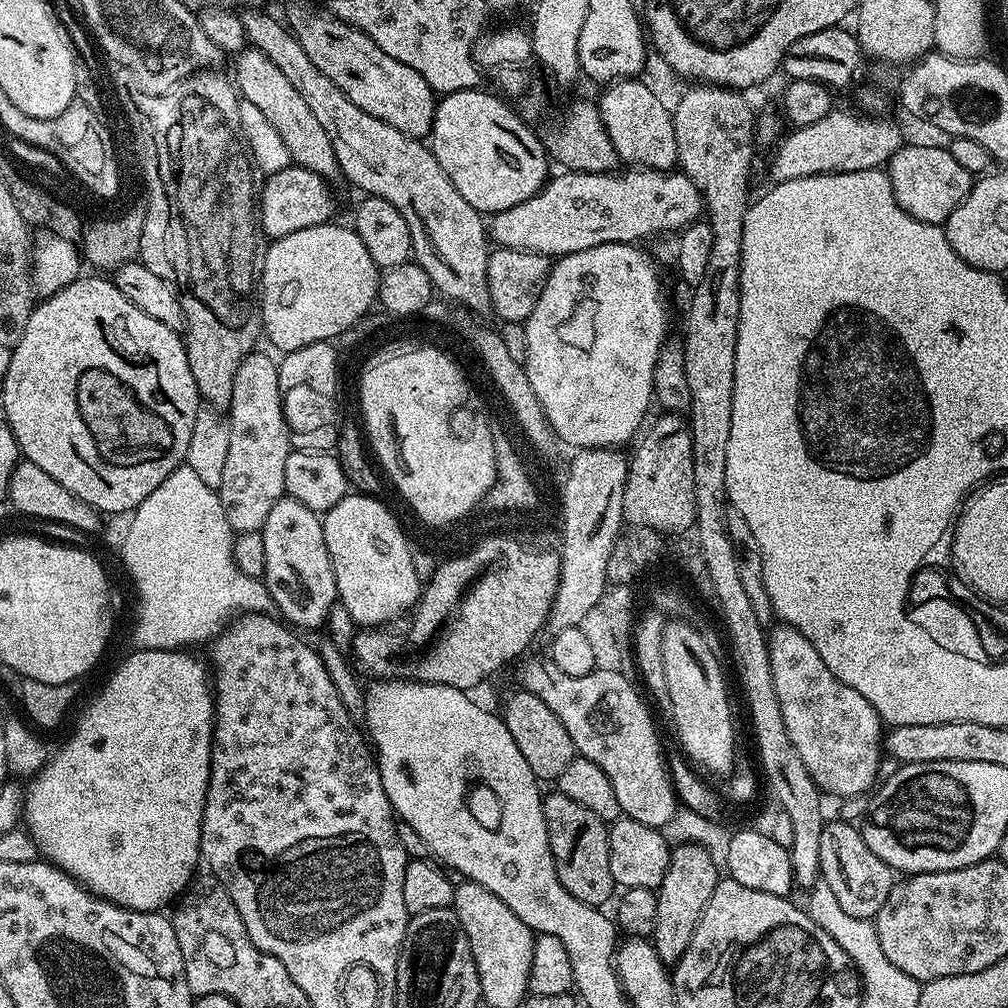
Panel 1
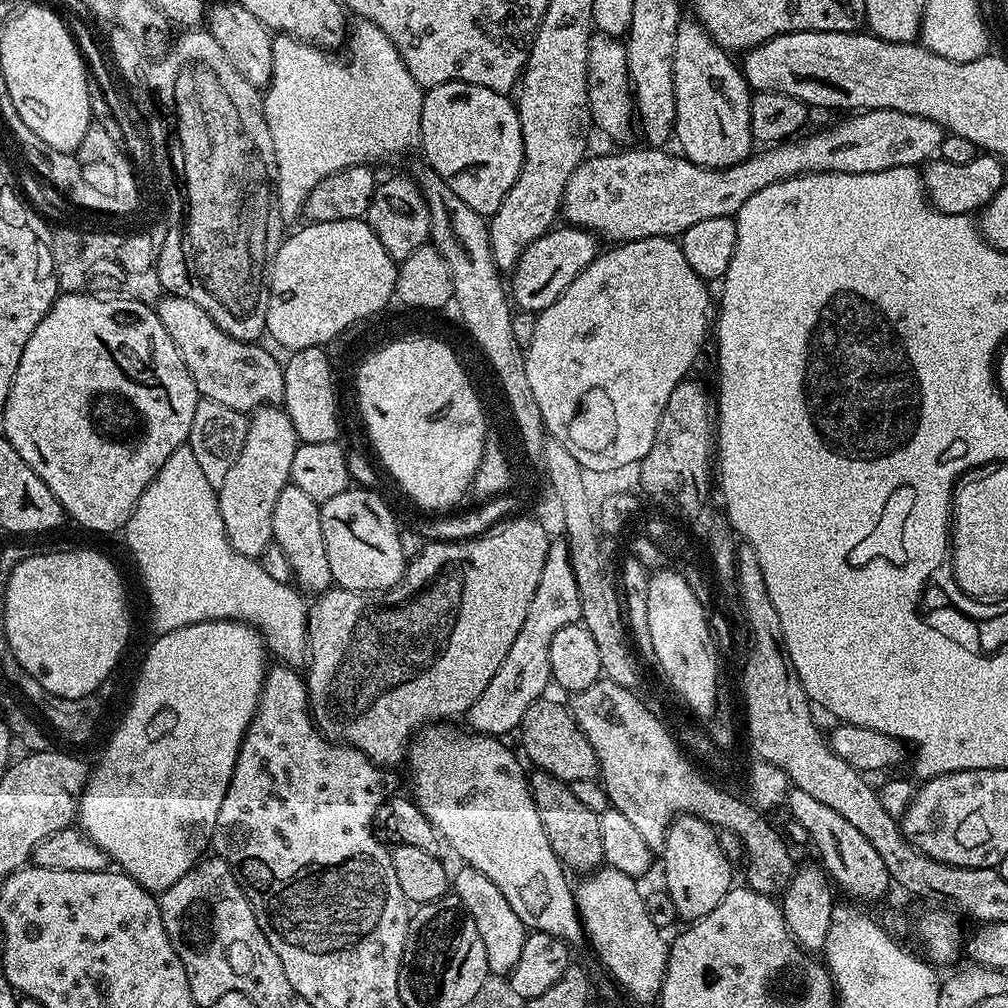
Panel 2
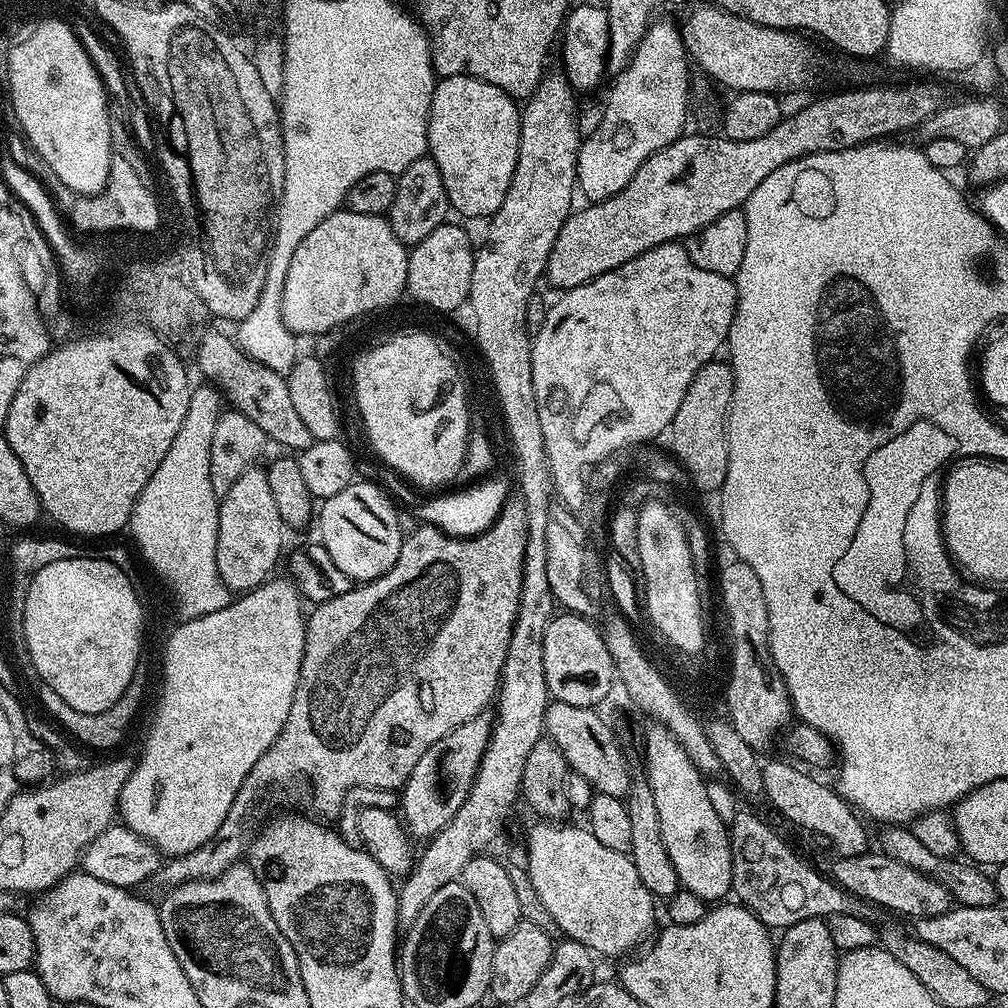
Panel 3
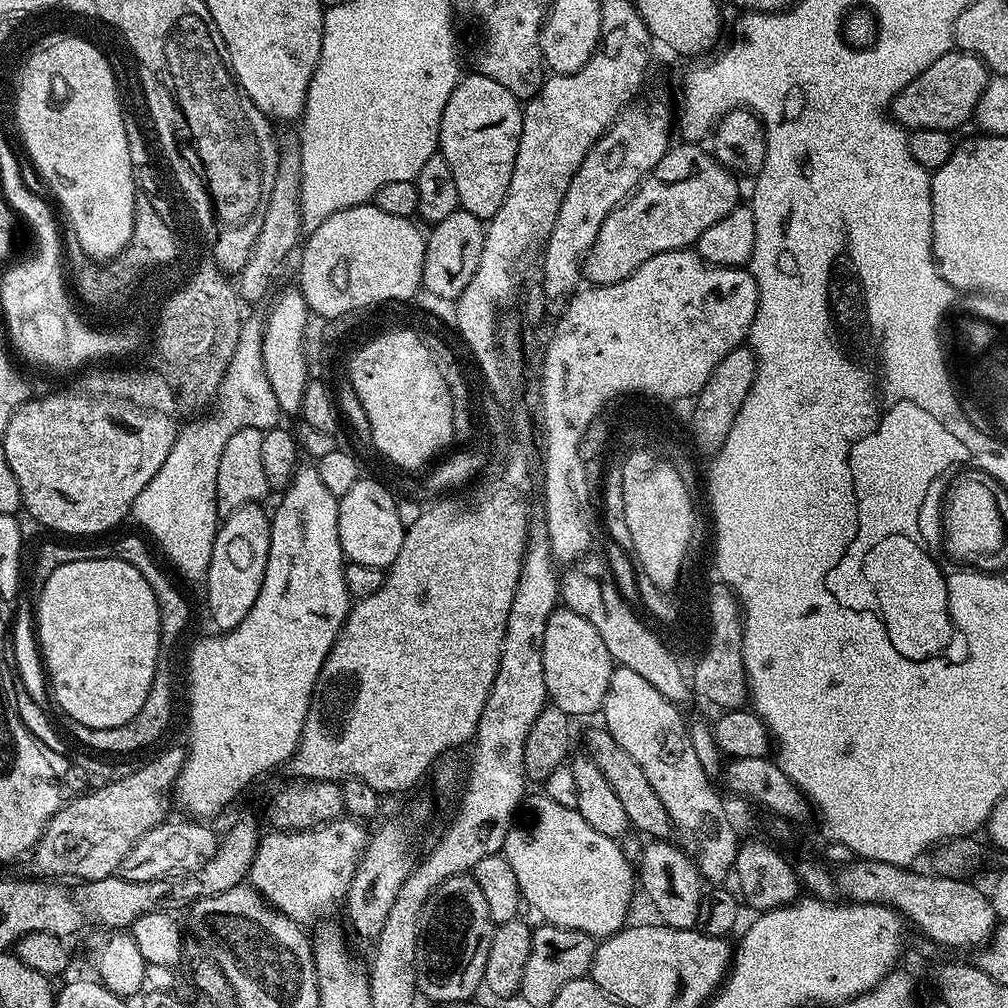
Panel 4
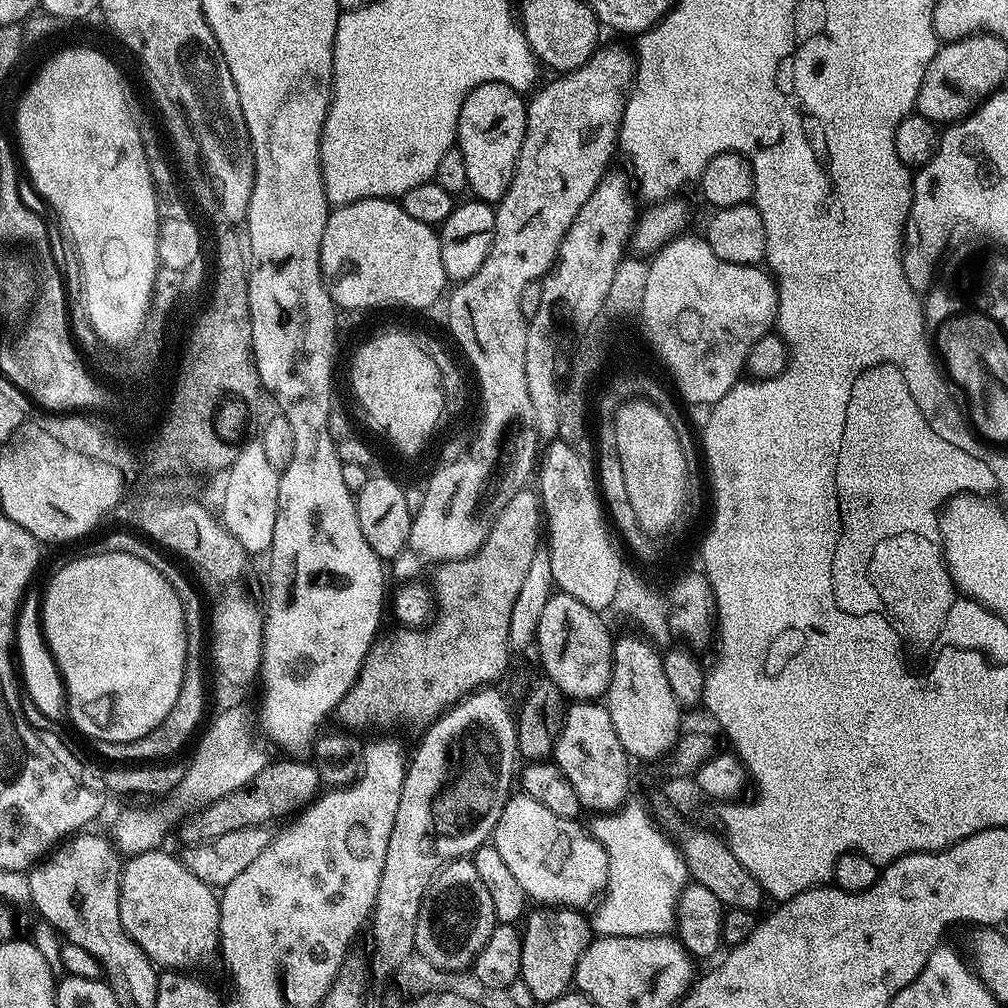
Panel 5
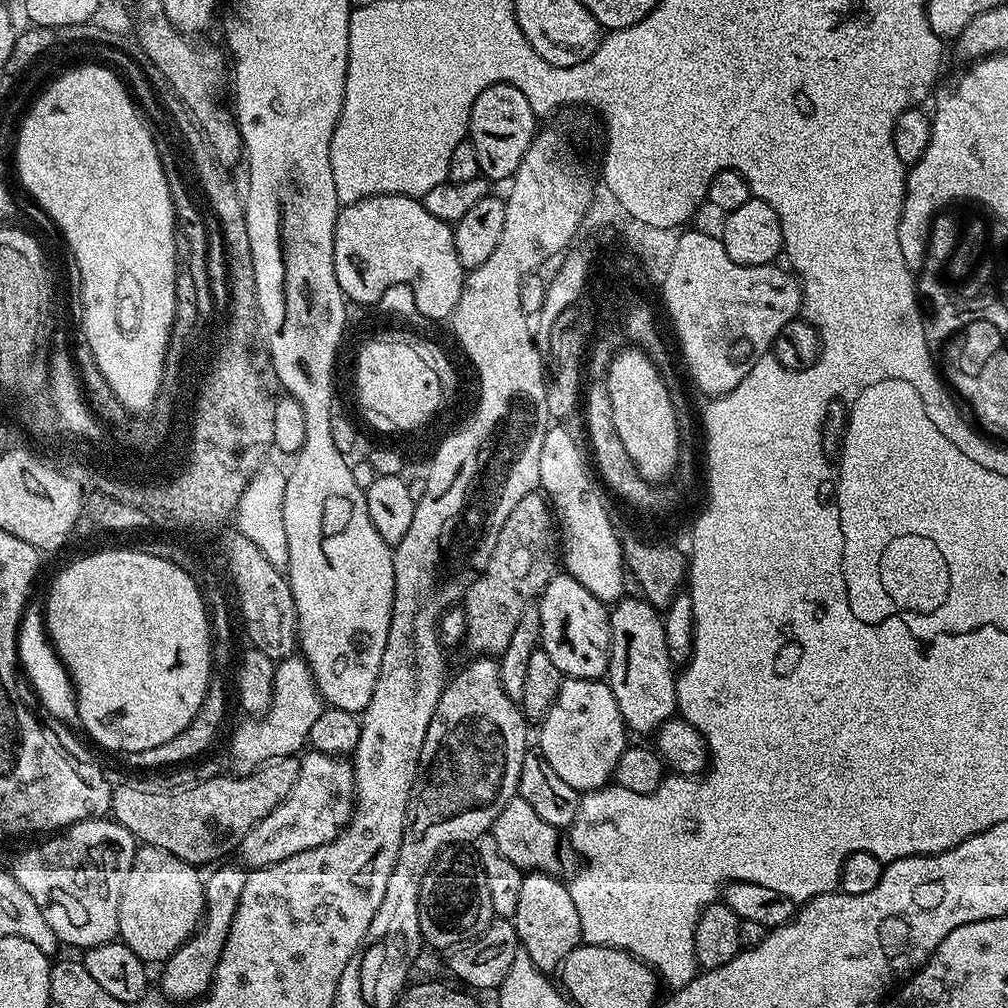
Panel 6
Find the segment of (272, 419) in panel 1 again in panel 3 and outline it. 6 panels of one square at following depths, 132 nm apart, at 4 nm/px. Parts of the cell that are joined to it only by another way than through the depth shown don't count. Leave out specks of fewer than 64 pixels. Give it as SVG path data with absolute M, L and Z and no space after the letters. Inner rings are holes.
M263 467L244 472L220 500L216 561L222 582L233 594L243 594L273 575L284 548L286 525L270 491L270 478Z

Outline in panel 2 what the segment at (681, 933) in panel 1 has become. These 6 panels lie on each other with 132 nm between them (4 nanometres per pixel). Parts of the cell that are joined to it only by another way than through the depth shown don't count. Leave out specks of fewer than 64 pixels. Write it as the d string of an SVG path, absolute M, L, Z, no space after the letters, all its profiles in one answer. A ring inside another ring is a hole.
M681 814L673 820L664 839L664 884L663 891L670 894L674 910L681 921L701 920L734 887L732 880L733 861L722 854L717 829L702 818Z

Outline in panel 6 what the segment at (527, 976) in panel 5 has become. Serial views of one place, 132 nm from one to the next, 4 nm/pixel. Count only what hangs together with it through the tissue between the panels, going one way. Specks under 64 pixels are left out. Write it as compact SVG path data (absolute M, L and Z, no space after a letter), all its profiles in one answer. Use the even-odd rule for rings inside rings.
M529 871L522 878L522 890L518 893L518 910L514 917L520 947L530 954L537 970L552 974L564 963L564 959L582 942L582 922L578 918L578 906L570 898L567 883L555 880L547 872Z

